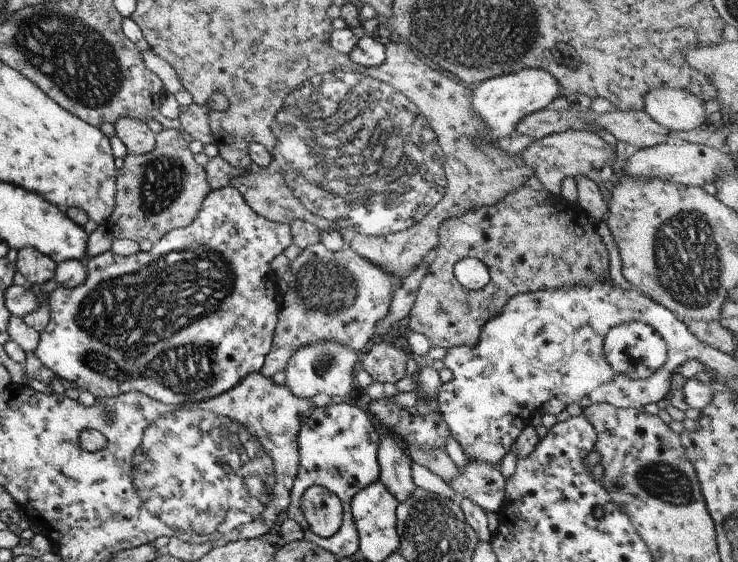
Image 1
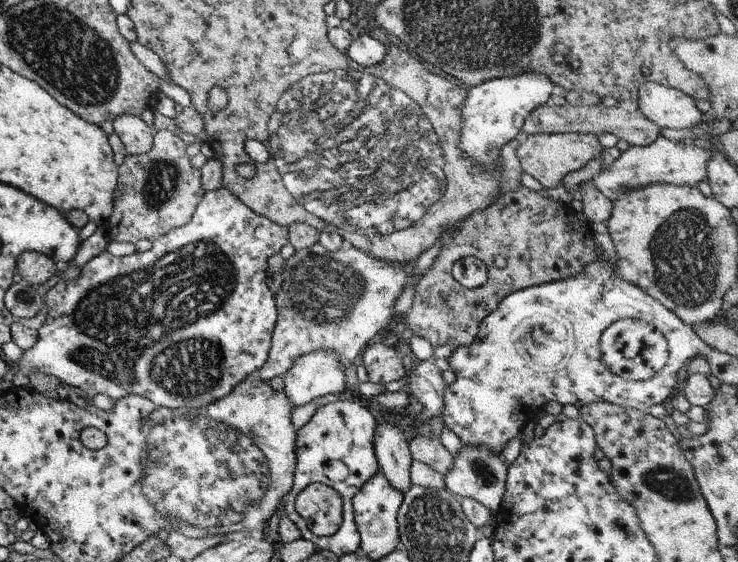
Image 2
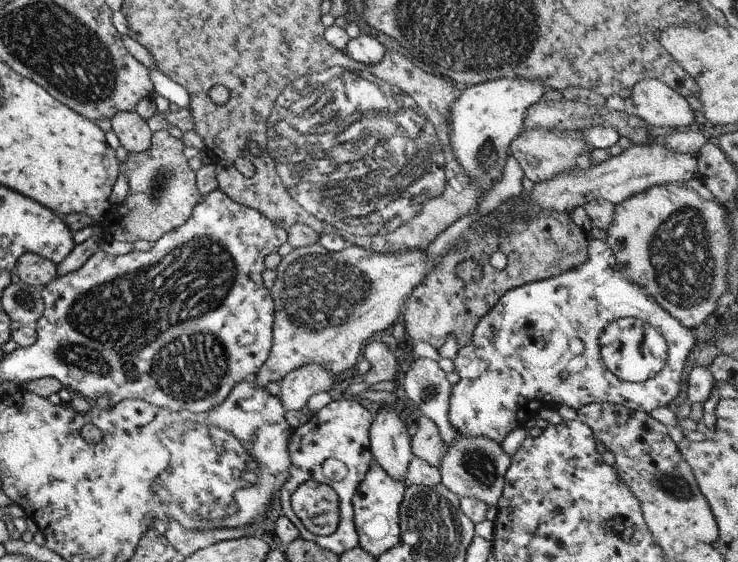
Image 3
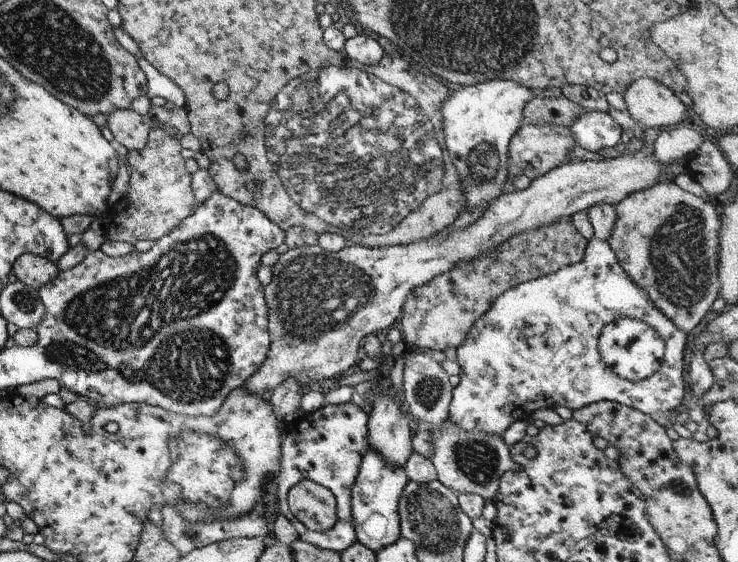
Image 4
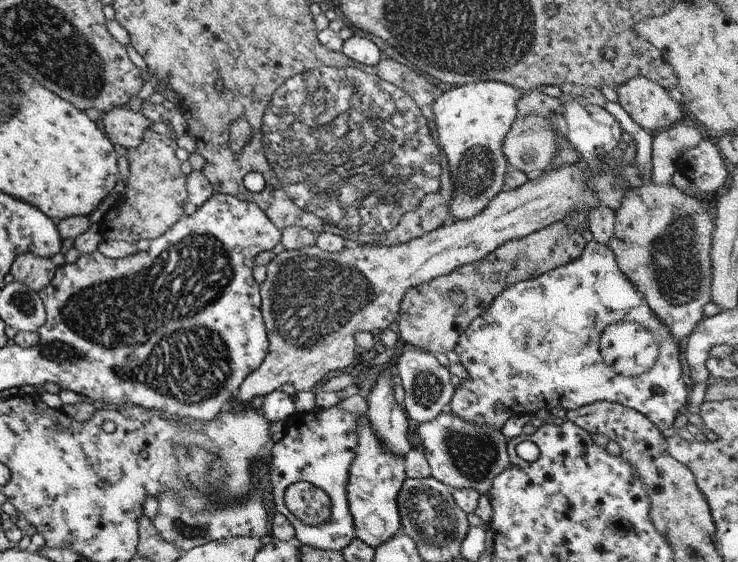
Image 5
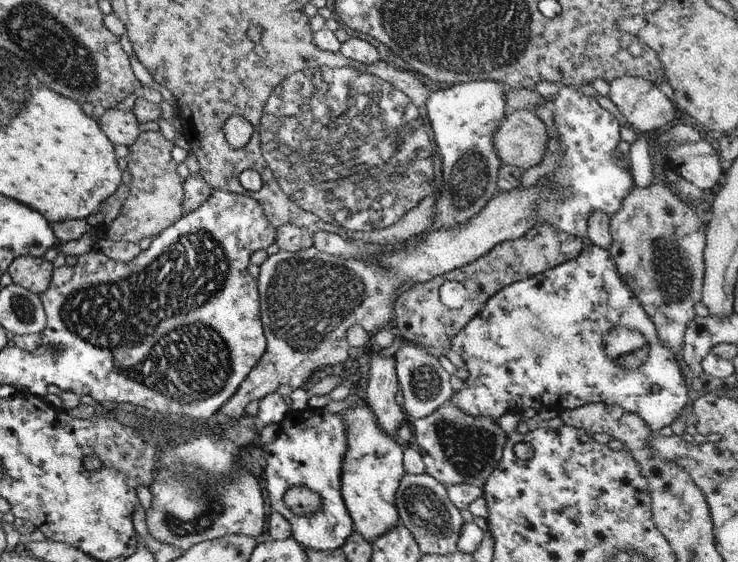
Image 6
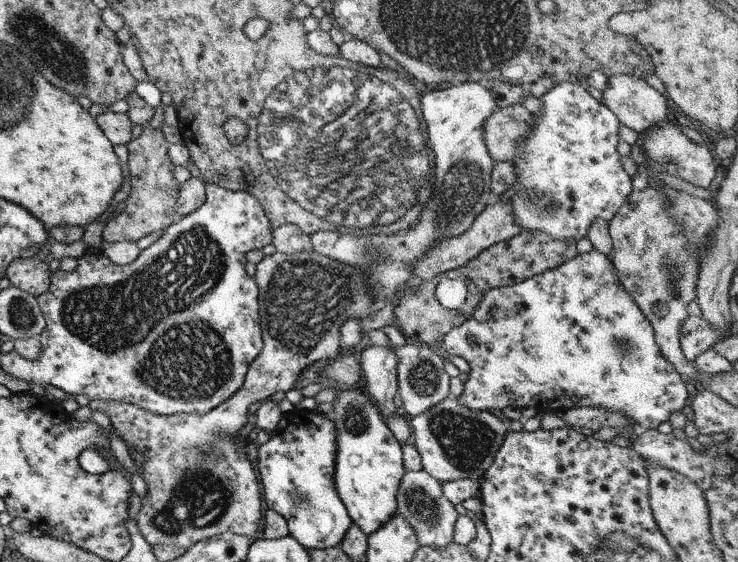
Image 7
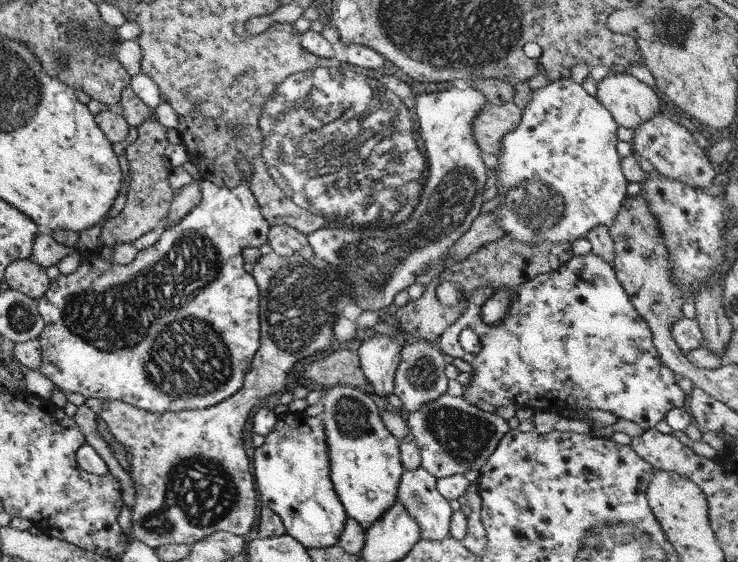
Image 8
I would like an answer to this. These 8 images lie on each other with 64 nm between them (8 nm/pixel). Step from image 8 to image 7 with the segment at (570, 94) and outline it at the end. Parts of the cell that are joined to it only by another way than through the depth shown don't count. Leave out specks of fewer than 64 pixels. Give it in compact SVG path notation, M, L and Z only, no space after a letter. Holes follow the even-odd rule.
M559 82L554 85L553 88L547 90L543 96L538 98L541 101L541 114L539 114L539 116L531 114L532 127L525 135L514 141L514 160L509 163L513 166L515 184L511 183L511 185L513 185L513 194L509 196L508 204L512 211L512 222L521 230L519 234L525 233L526 231L540 231L548 235L551 239L572 239L577 242L581 238L586 237L589 226L595 220L600 219L607 224L609 223L609 220L617 213L617 210L621 207L625 198L632 192L630 186L632 180L630 180L627 174L622 170L622 165L620 164L621 157L616 150L619 139L618 128L620 126L617 118L603 104L599 104L597 100L589 96L586 90L583 90L577 82Z

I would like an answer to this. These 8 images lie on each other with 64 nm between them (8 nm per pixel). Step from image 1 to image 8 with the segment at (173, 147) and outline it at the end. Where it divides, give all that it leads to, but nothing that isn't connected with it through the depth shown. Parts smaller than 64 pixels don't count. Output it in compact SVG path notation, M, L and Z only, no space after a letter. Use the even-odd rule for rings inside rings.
M152 114L136 127L137 138L132 144L124 146L125 159L129 163L128 174L129 191L127 192L127 200L125 206L121 208L121 212L115 218L107 217L101 223L101 235L99 243L113 247L120 243L133 243L141 235L145 234L153 228L165 228L165 220L172 198L175 194L171 192L168 186L167 176L171 171L169 162L165 159L164 151L168 146L165 139L167 130L158 124L158 121Z

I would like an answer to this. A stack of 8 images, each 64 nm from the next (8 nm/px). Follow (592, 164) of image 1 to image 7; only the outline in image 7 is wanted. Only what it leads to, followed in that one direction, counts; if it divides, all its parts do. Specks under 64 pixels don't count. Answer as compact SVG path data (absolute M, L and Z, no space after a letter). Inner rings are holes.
M520 105L495 109L482 122L482 140L488 156L496 163L514 160L514 141L532 127L532 116Z

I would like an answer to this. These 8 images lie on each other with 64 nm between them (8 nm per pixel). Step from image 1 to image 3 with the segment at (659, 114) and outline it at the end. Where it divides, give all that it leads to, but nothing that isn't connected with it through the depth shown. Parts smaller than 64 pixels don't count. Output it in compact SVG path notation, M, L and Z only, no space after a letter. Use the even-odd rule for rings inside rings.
M646 78L631 88L635 116L647 126L672 129L695 127L693 110L681 94L654 78Z

